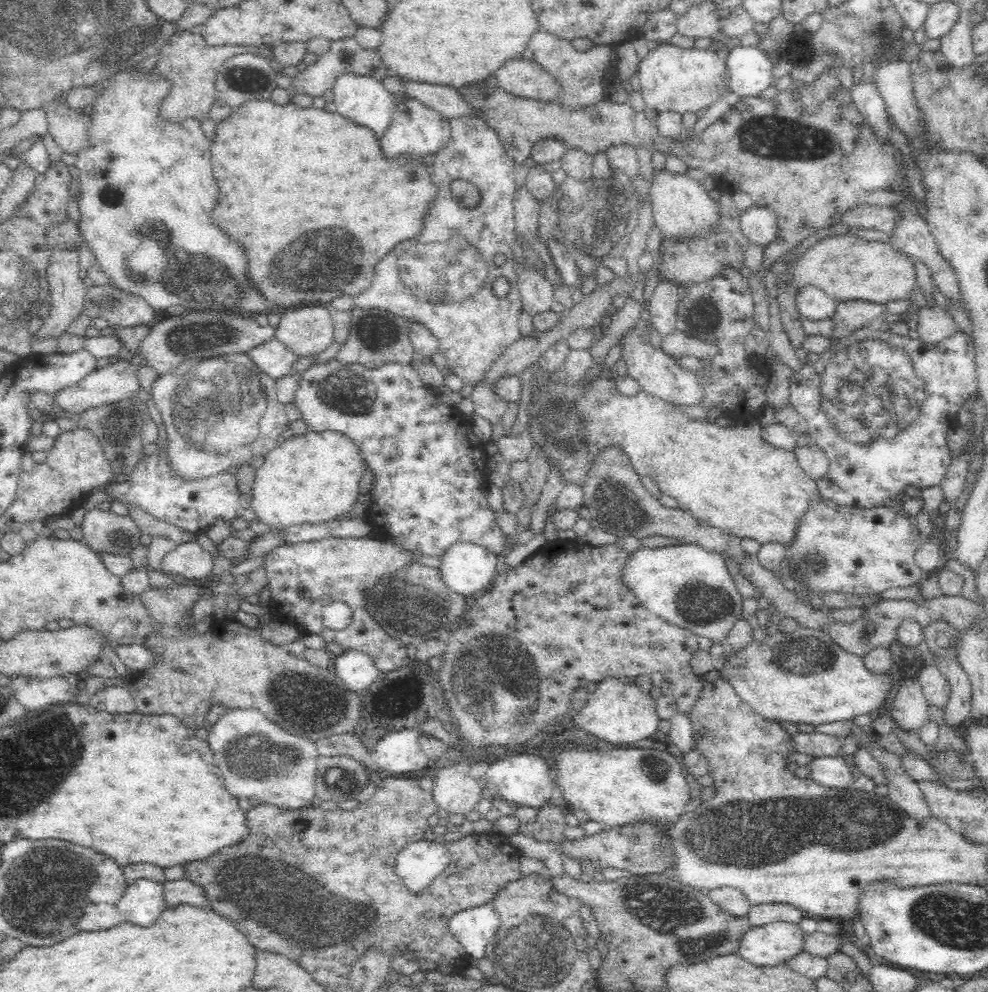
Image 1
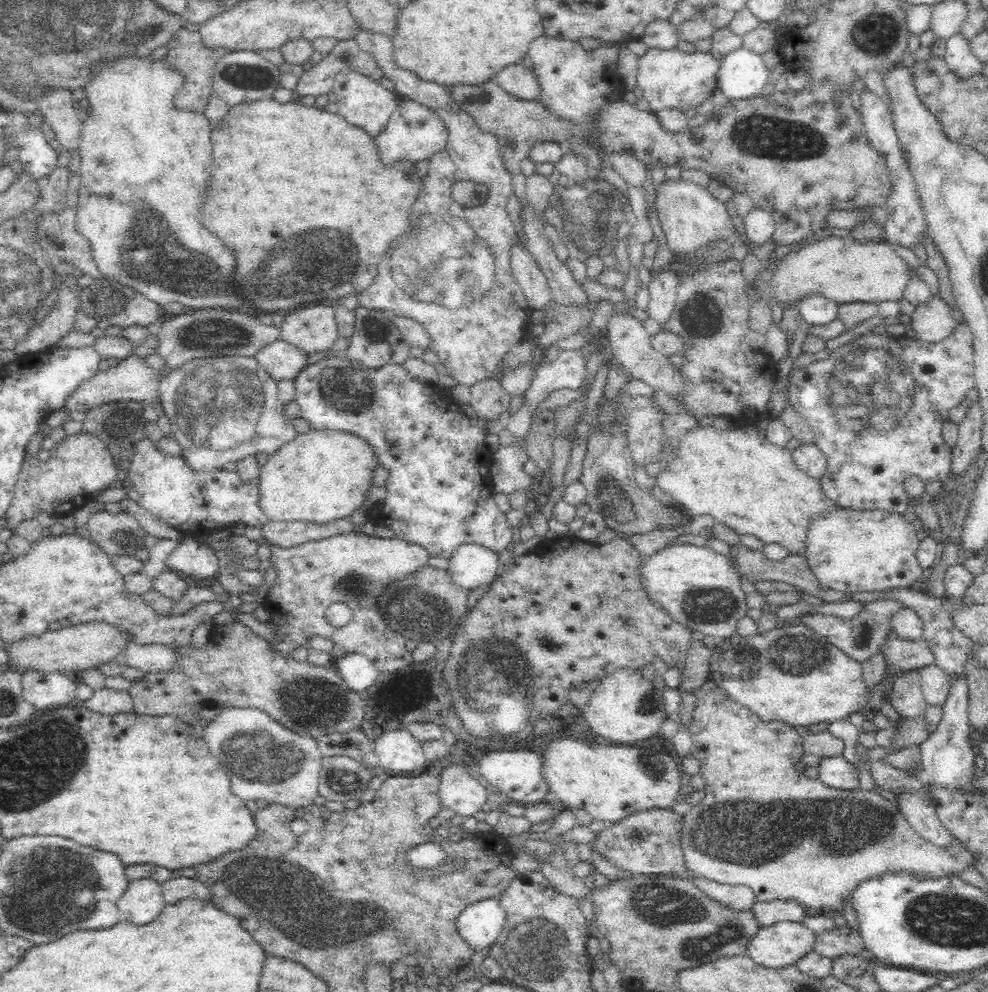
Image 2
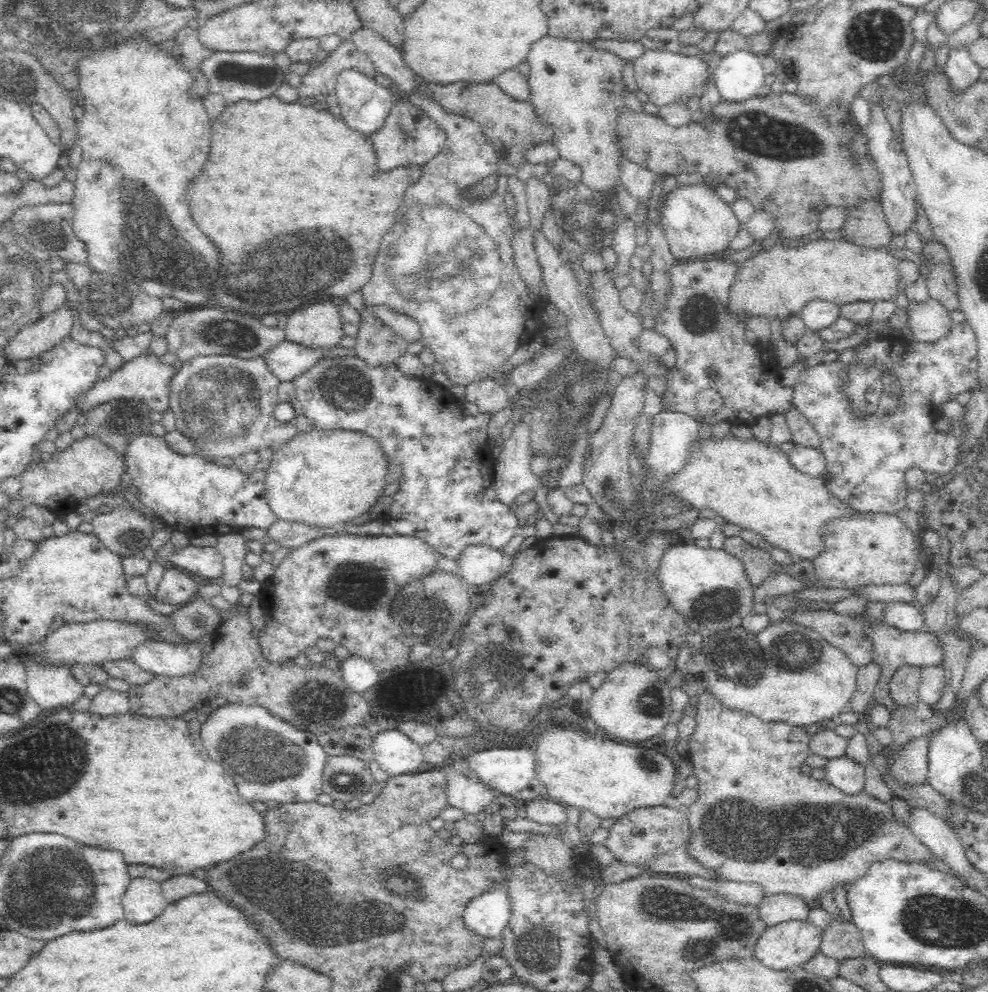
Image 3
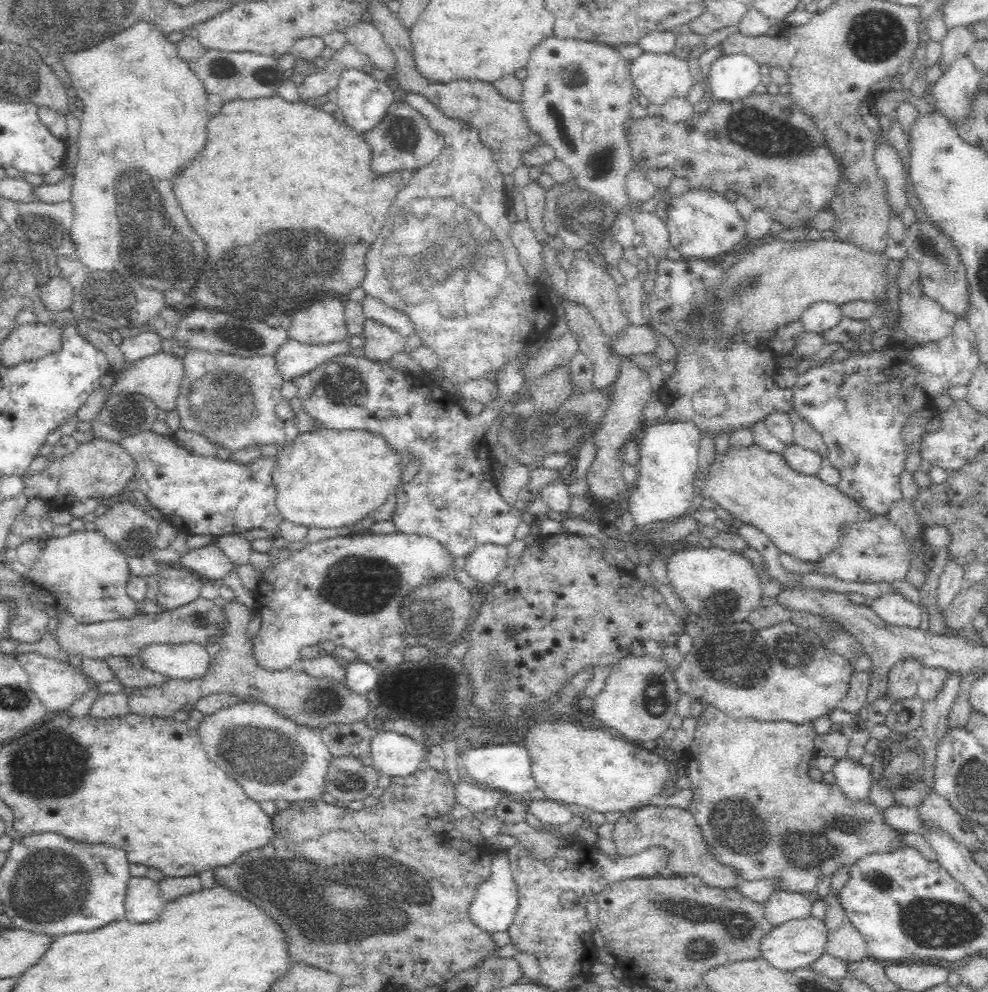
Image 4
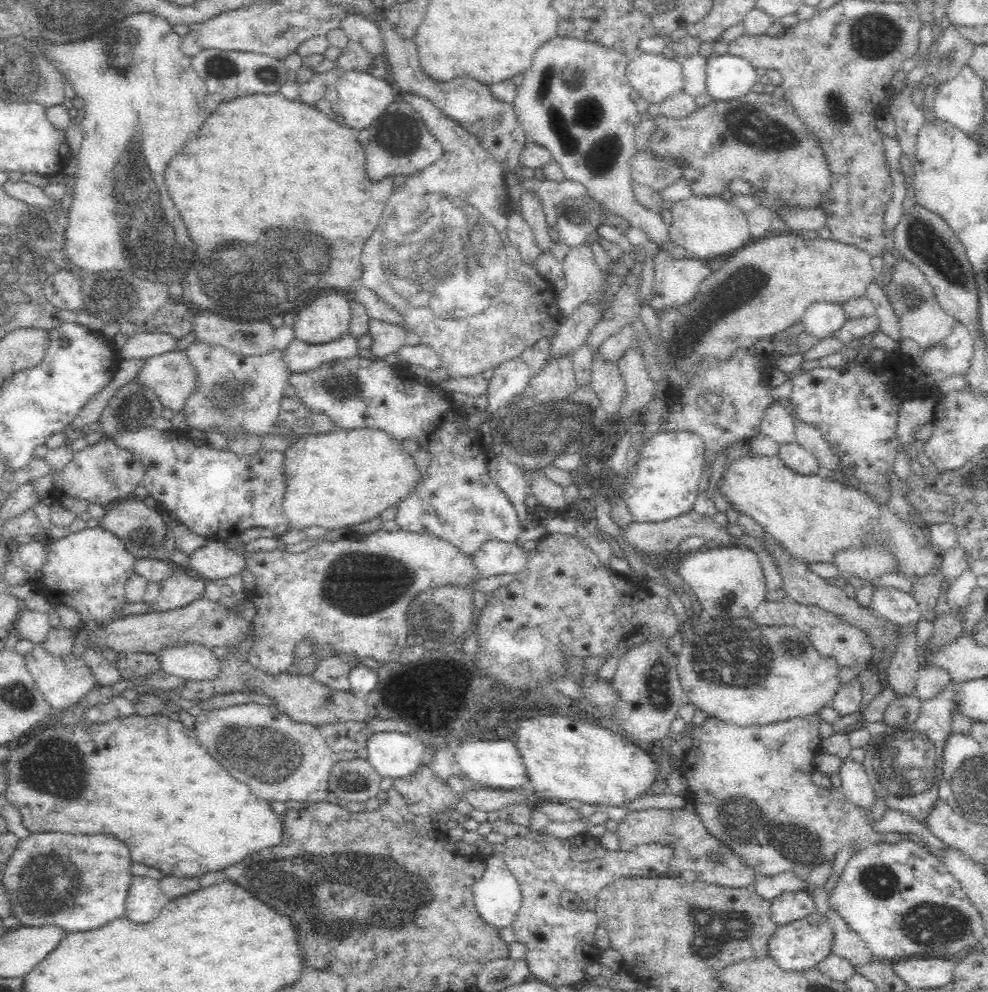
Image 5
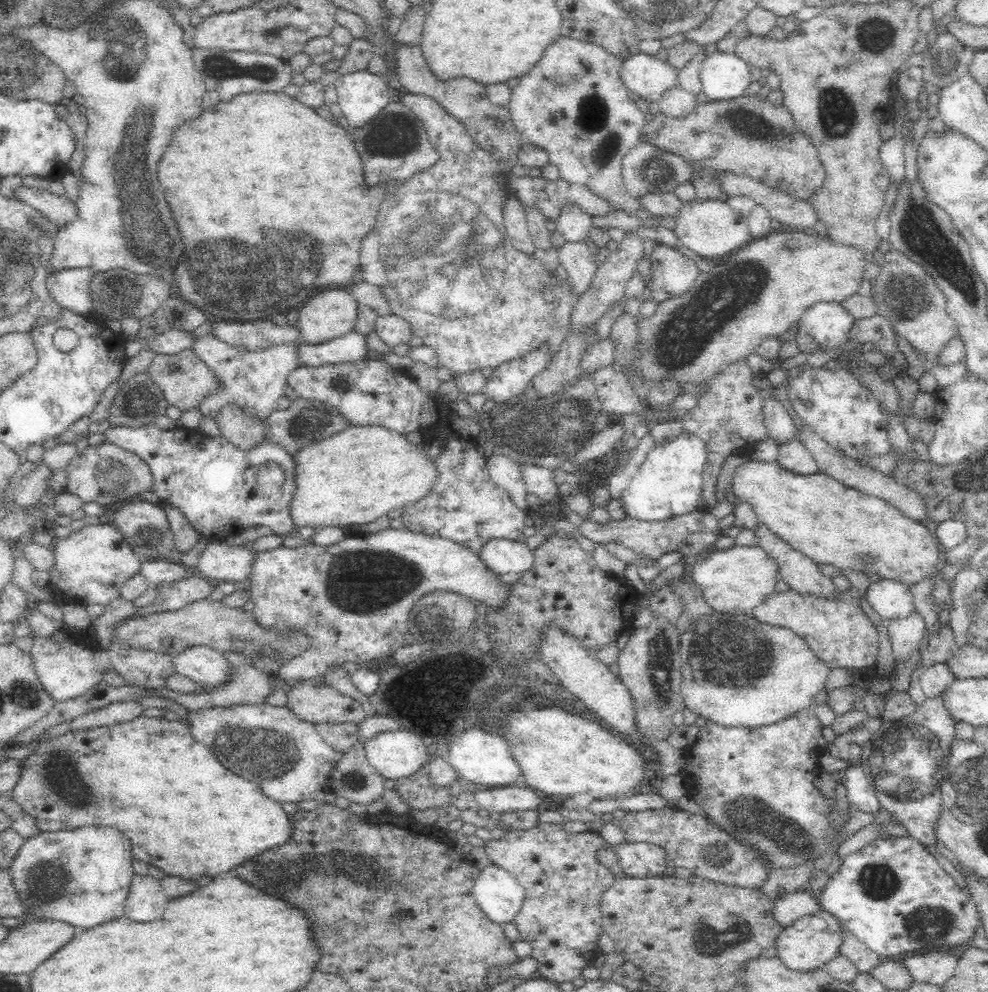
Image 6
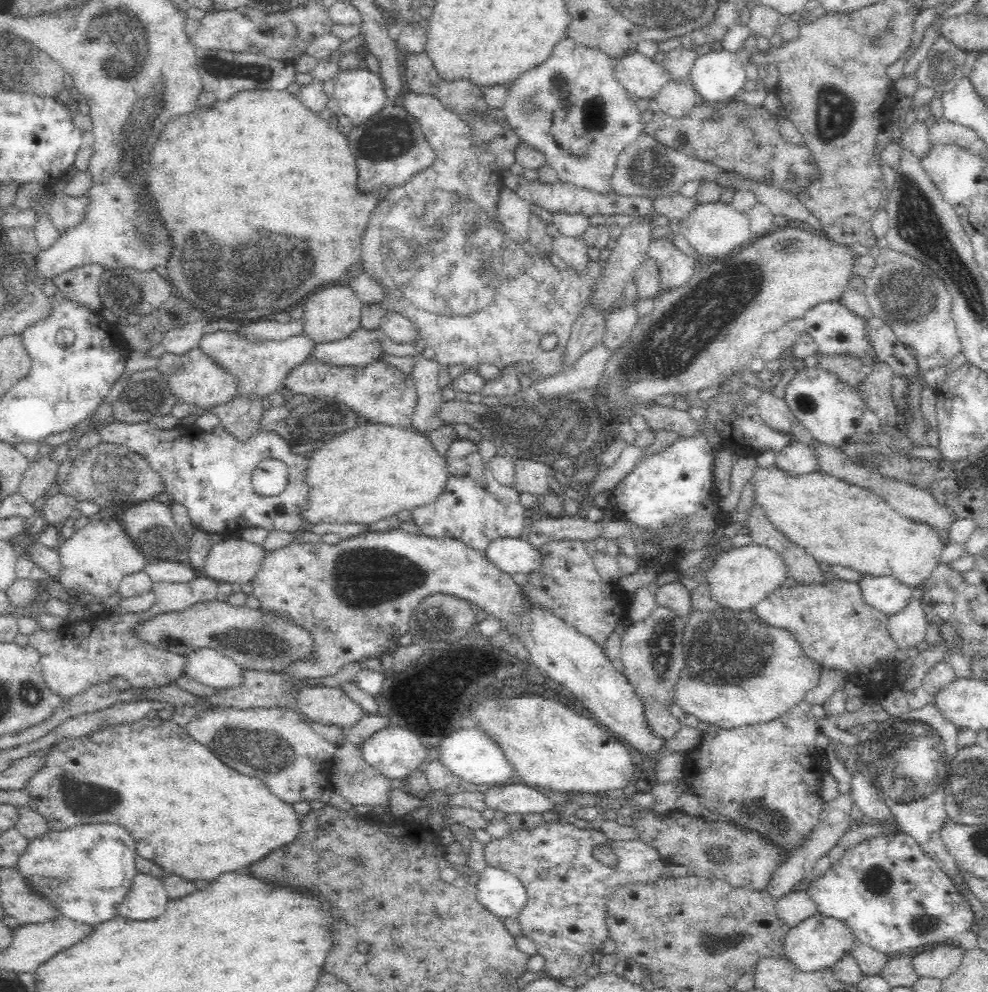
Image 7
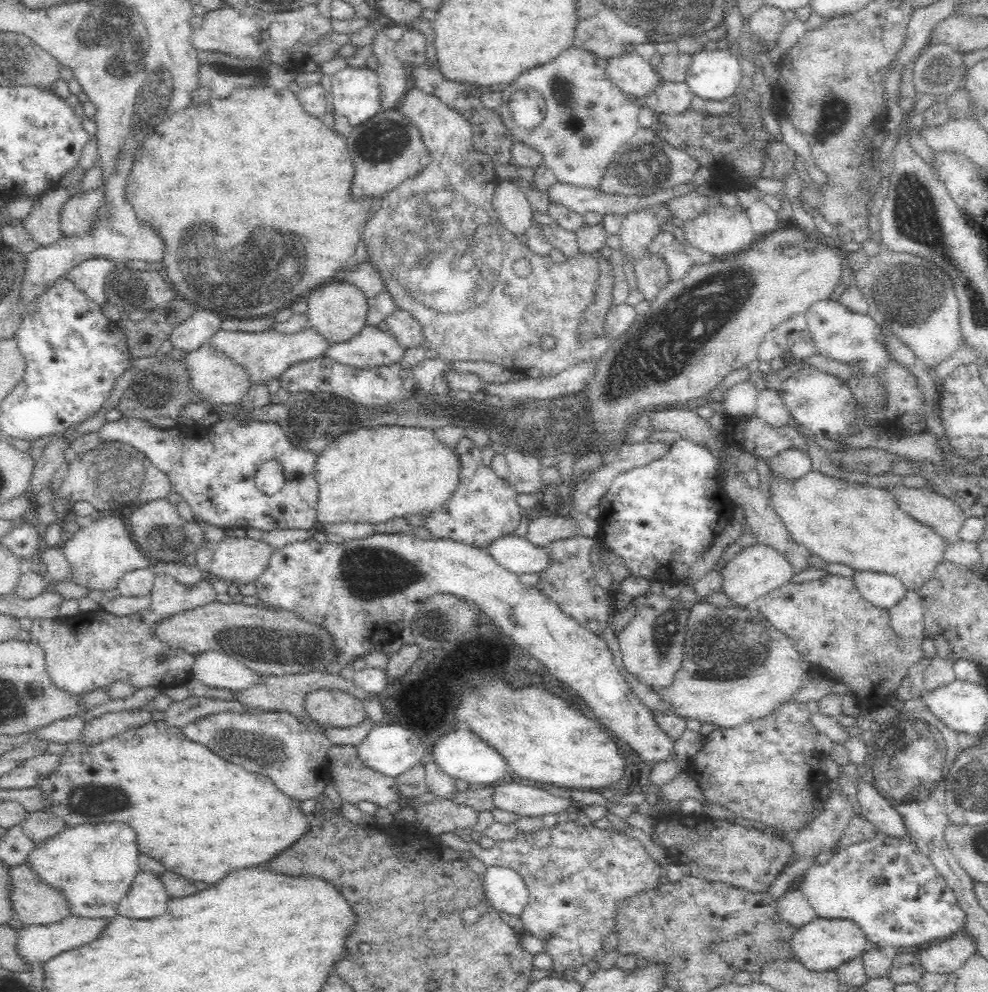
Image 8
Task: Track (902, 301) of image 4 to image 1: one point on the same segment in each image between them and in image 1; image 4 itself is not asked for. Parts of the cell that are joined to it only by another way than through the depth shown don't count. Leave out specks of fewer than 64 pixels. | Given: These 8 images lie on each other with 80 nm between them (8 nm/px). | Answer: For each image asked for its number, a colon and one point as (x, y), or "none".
1: (935, 324)
2: (932, 321)
3: (928, 320)

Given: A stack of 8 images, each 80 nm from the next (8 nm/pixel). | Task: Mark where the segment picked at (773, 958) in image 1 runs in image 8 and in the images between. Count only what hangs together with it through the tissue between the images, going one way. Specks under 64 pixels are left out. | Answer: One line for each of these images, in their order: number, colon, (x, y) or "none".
2: (779, 945)
3: (790, 944)
4: (796, 944)
5: (801, 945)
6: (810, 943)
7: (819, 942)
8: (824, 944)

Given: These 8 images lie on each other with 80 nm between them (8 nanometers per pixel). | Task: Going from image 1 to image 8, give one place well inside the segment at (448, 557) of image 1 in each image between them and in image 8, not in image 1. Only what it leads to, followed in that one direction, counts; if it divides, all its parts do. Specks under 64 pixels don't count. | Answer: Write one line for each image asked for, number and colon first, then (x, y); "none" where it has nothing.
2: (473, 566)
3: (480, 565)
4: (487, 561)
5: (494, 557)
6: (505, 556)
7: (513, 555)
8: (516, 554)

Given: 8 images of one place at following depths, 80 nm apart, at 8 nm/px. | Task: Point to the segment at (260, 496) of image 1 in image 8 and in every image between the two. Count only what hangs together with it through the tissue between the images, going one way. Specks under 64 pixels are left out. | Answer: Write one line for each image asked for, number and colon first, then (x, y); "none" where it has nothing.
2: (324, 475)
3: (325, 478)
4: (328, 478)
5: (346, 477)
6: (354, 477)
7: (364, 475)
8: (378, 474)

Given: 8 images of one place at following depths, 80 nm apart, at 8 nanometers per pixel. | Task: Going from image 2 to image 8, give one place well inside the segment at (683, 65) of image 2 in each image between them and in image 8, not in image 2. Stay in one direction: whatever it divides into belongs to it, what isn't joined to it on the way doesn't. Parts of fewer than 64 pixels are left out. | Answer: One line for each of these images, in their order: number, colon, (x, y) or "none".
3: (665, 77)
4: (658, 76)
5: (654, 76)
6: (645, 75)
7: (639, 75)
8: (634, 76)

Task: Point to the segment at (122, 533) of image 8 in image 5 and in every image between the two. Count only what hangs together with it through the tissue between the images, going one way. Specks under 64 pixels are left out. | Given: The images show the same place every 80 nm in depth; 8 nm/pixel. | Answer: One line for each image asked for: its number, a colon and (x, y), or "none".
5: (90, 567)
6: (93, 562)
7: (96, 558)

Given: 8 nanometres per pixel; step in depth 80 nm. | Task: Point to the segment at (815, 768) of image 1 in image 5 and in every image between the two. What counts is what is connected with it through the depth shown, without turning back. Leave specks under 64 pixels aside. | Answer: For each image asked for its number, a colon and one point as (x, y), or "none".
2: (837, 772)
3: (848, 775)
4: (854, 778)
5: (856, 787)

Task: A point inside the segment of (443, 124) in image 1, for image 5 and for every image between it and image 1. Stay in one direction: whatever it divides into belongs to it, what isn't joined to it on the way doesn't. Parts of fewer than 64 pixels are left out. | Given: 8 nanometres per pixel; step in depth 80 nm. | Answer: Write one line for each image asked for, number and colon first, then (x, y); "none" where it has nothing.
2: (413, 133)
3: (408, 137)
4: (402, 138)
5: (398, 143)

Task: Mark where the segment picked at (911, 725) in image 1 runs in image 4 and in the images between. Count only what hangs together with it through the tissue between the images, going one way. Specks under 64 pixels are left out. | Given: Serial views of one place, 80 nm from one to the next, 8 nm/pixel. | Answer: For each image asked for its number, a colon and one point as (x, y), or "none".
2: (907, 698)
3: (904, 684)
4: (903, 677)

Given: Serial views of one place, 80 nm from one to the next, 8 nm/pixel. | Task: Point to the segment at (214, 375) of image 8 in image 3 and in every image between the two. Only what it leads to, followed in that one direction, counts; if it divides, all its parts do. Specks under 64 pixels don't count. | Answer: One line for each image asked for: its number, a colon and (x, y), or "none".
3: (147, 378)
4: (161, 376)
5: (173, 376)
6: (187, 381)
7: (198, 380)

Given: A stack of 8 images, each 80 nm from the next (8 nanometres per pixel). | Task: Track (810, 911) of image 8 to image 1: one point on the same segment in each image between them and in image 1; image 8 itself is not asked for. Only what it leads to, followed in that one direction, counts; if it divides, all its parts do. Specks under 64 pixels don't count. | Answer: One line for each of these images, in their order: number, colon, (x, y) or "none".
1: (766, 913)
2: (769, 912)
3: (775, 908)
4: (782, 906)
5: (789, 906)
6: (789, 907)
7: (793, 908)

